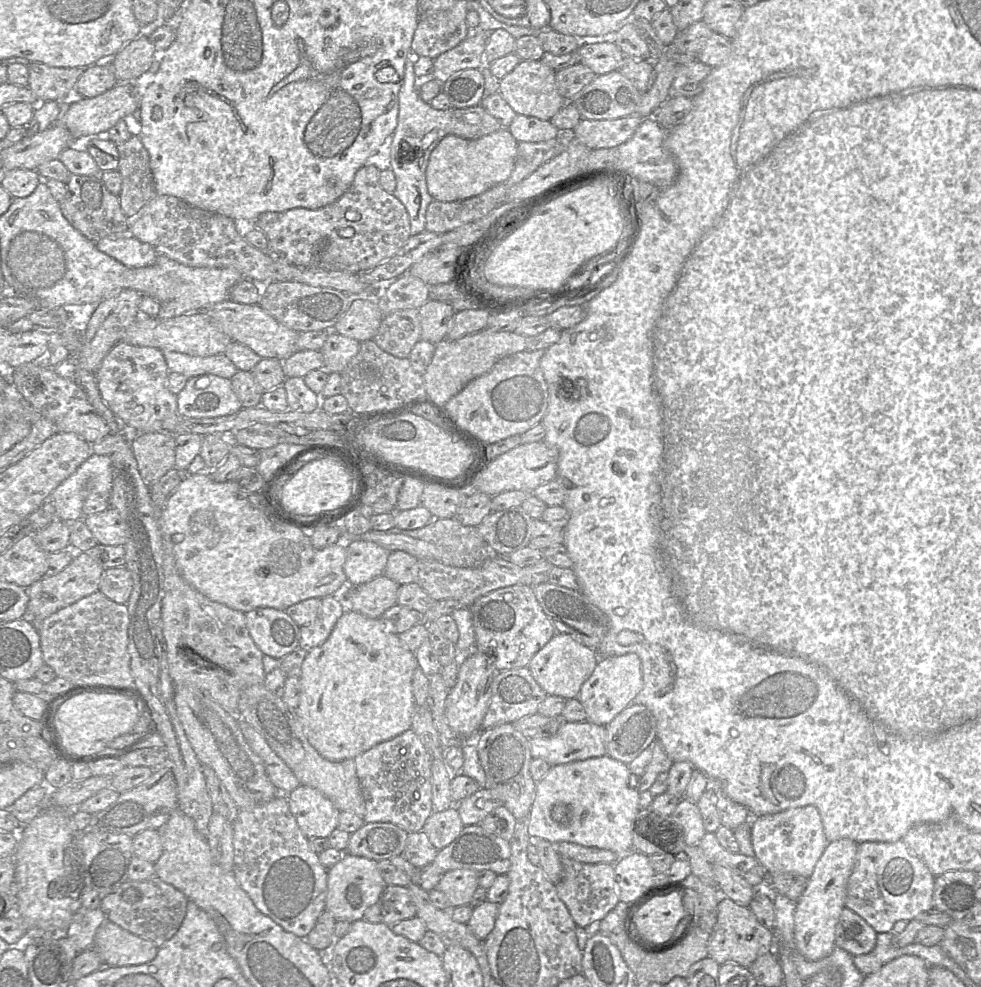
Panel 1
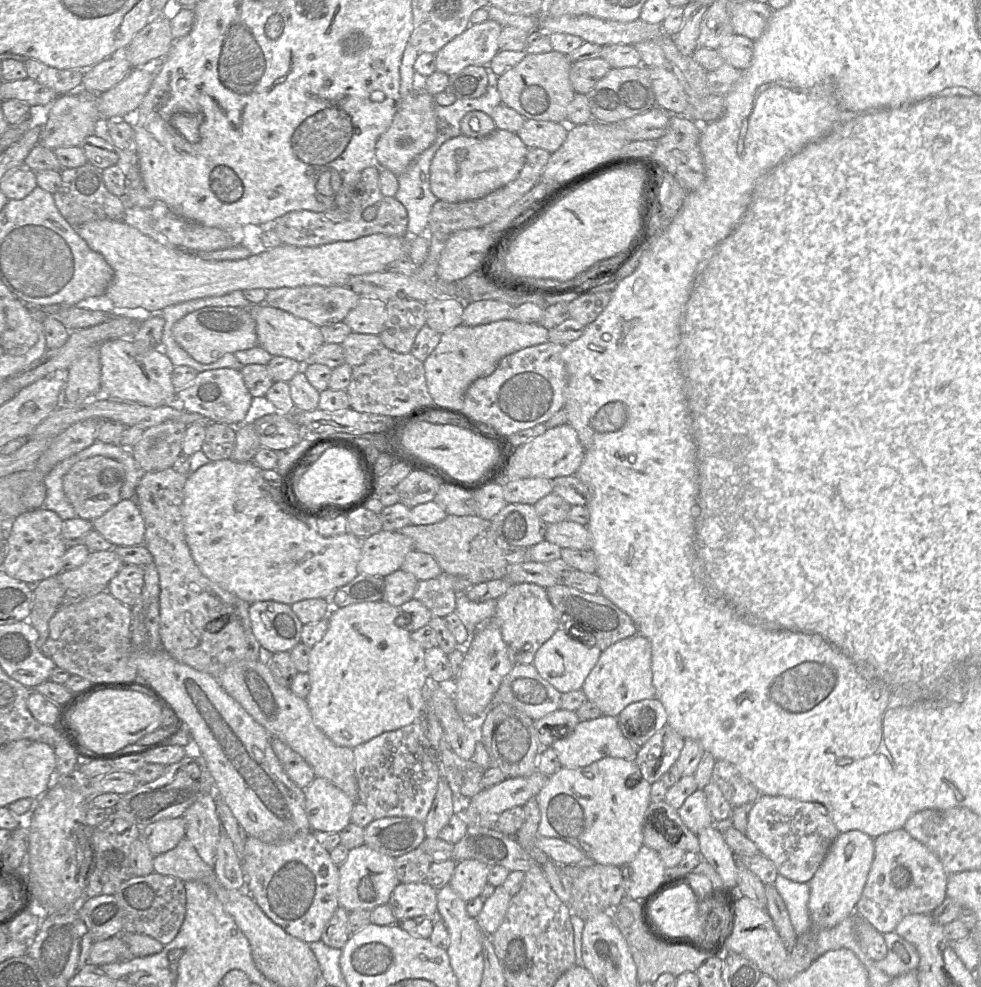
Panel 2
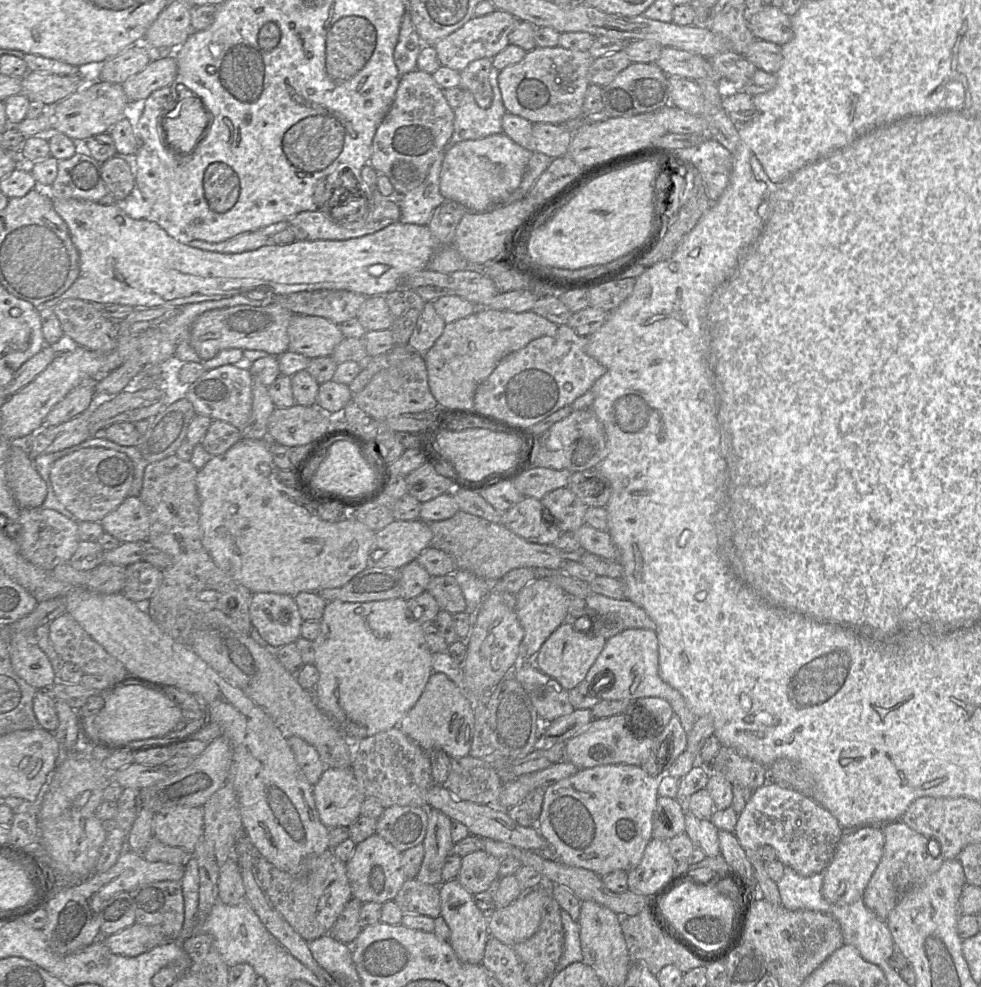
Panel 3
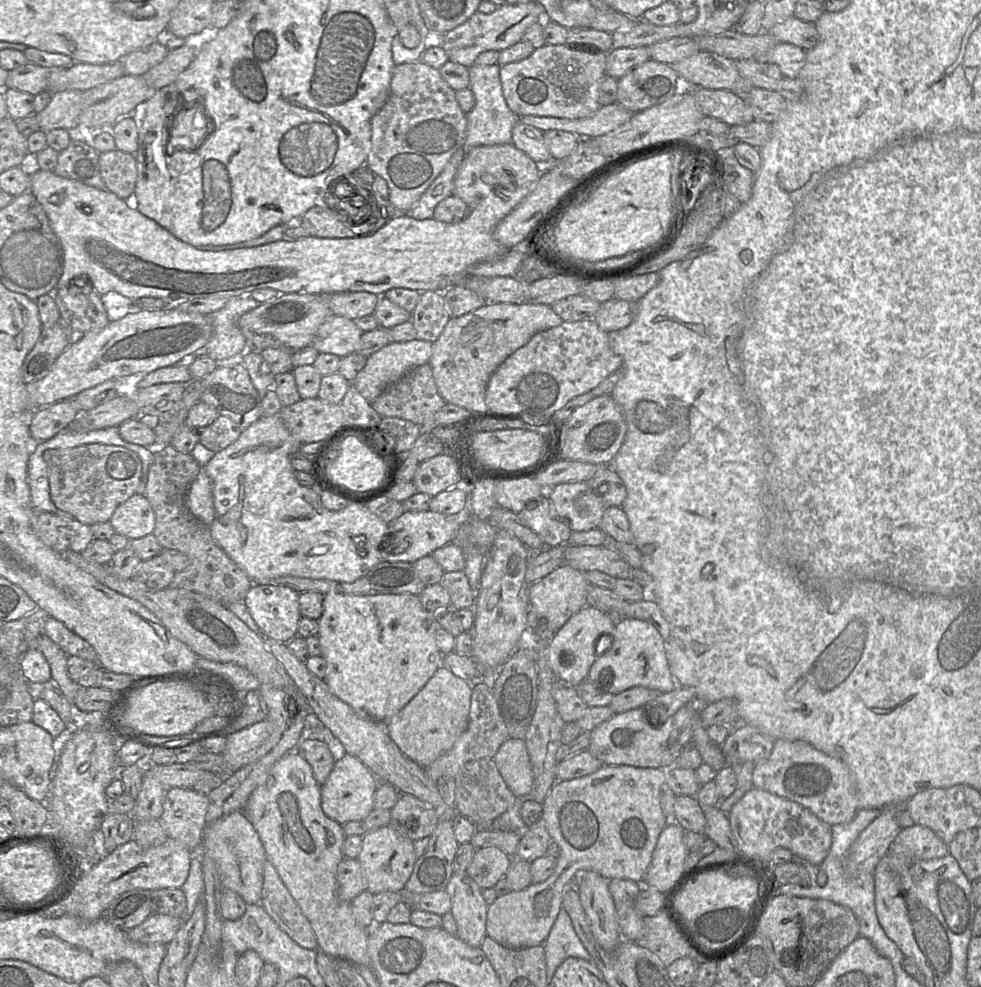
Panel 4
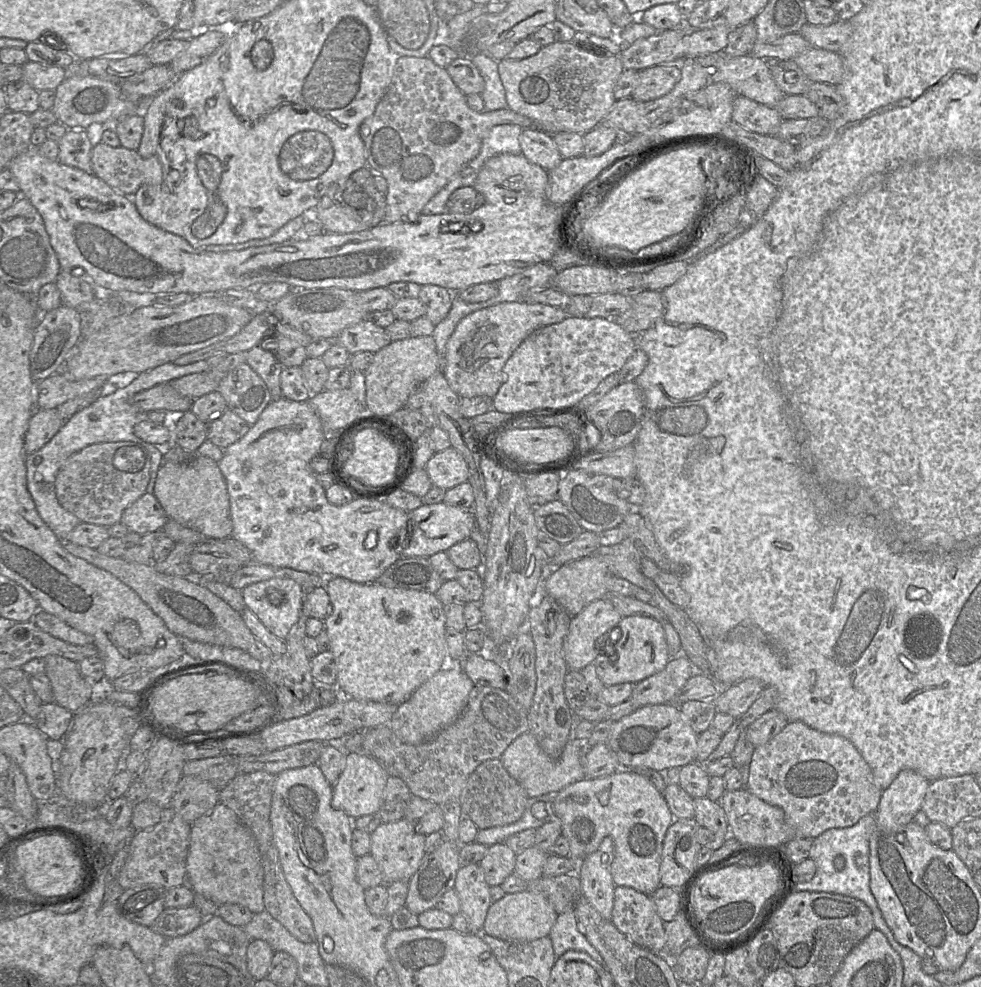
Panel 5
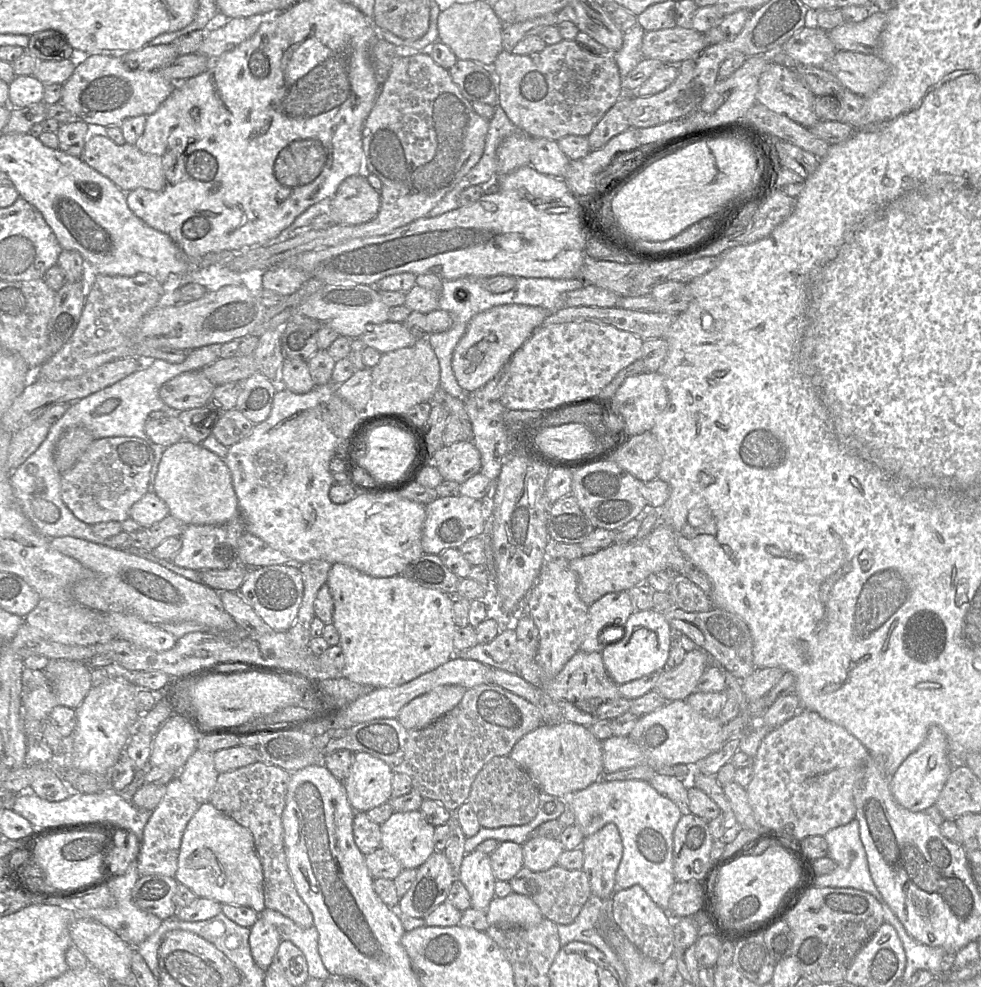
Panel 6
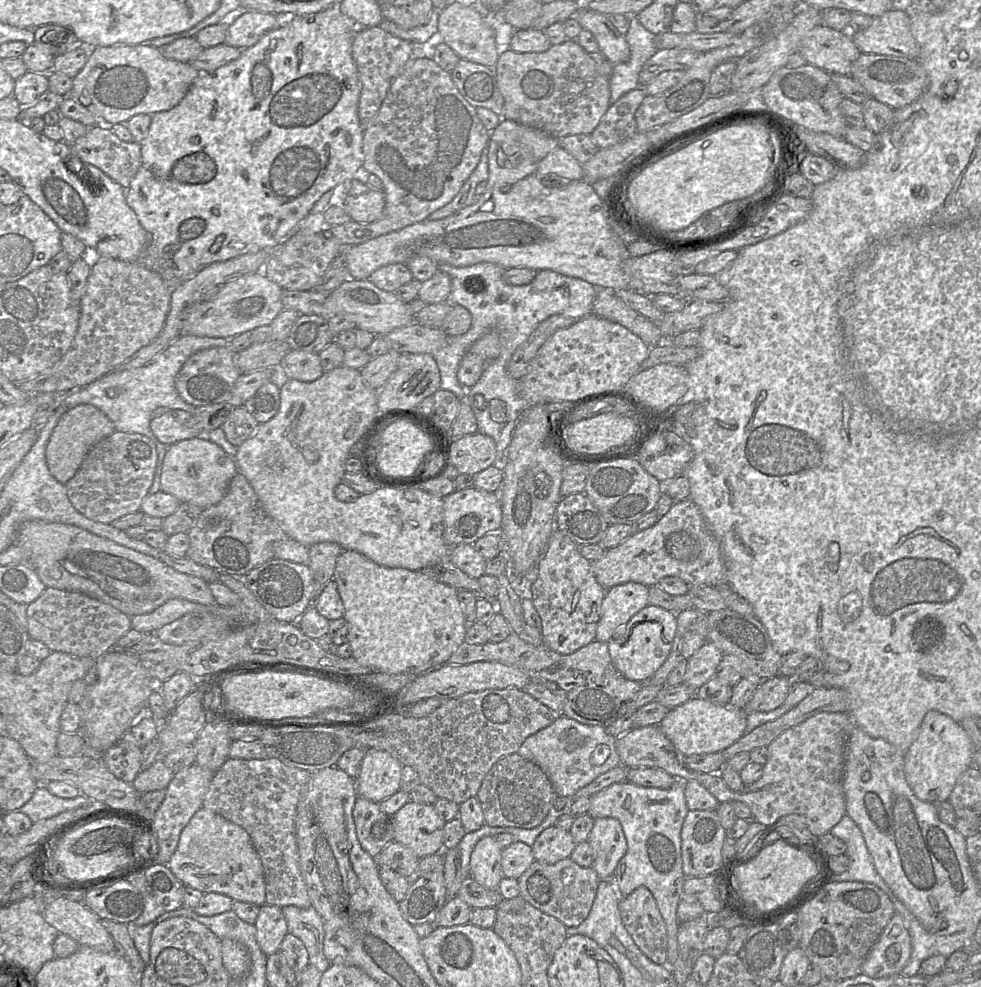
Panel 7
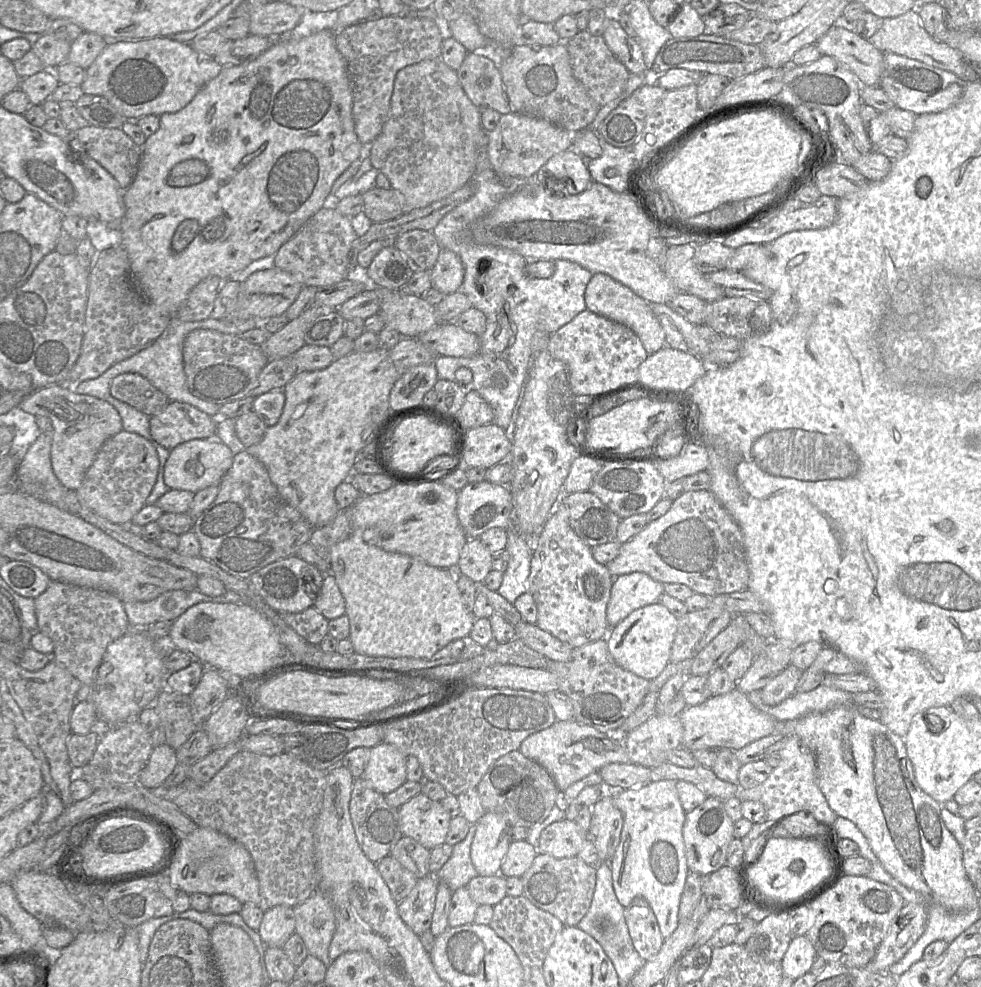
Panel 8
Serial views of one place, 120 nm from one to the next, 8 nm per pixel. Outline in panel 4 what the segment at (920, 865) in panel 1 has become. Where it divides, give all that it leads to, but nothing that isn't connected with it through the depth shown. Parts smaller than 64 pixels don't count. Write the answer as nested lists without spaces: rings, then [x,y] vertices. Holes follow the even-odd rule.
[[[914,824],[900,830],[888,852],[928,860],[946,856],[949,848],[933,830]]]

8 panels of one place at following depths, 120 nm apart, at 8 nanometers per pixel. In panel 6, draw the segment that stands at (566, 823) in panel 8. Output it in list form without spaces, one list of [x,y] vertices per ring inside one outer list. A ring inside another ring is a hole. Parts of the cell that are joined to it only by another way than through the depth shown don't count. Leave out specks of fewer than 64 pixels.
[[[542,836],[530,837],[523,845],[523,865],[534,872],[542,872],[557,865],[559,855],[565,851],[560,840]]]

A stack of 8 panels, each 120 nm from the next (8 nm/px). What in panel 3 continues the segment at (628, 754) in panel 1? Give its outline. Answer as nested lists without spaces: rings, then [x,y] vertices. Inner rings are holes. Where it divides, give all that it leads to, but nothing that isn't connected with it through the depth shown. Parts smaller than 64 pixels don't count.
[[[639,698],[633,704],[628,725],[638,738],[648,737],[655,731],[660,733],[674,715],[671,705],[662,698]]]

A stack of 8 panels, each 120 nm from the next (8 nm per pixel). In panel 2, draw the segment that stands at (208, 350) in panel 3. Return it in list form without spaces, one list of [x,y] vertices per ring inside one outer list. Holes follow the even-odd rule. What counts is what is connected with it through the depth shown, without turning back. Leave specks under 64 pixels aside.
[[[204,307],[187,314],[175,323],[172,334],[176,342],[196,361],[210,364],[226,353],[251,349],[258,345],[256,322],[248,308]]]

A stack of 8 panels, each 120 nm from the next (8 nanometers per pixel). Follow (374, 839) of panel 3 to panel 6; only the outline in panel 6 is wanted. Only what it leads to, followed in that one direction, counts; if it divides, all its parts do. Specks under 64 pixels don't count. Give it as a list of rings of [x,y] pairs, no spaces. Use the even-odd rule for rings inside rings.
[[[420,810],[394,812],[381,826],[381,847],[395,857],[404,869],[418,869],[435,852],[435,827],[429,824]]]

